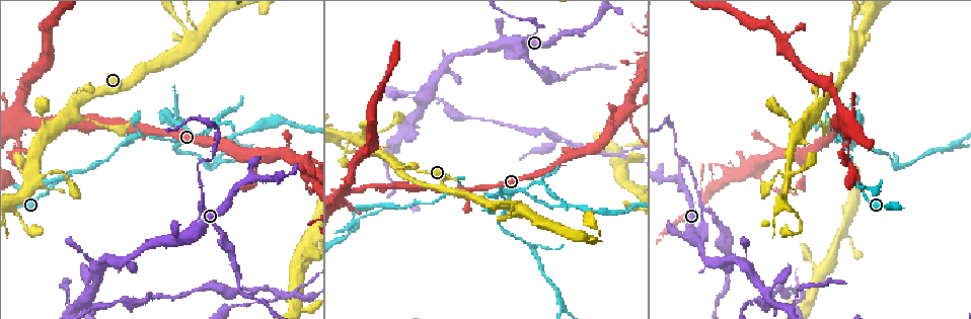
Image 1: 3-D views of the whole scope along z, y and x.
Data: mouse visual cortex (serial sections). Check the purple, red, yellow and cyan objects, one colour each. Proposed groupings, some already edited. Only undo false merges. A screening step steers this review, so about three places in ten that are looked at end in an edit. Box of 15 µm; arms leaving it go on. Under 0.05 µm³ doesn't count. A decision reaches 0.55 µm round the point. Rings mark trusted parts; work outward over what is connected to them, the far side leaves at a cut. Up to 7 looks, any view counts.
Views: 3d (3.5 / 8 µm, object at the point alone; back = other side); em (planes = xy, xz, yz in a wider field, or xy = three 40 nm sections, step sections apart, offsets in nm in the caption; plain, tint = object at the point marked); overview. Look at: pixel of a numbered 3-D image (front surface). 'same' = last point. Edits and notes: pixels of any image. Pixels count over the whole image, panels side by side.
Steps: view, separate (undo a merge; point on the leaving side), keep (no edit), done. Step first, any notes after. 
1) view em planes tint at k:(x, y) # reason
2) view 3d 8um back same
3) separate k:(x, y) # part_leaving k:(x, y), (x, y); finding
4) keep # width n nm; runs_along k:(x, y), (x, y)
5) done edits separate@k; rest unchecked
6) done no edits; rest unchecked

view 3d 8um at 1:(681, 177) # branch point

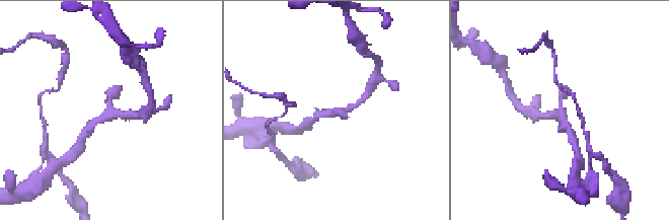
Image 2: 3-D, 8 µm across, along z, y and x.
view 3d 3.5um at 2:(333, 113)

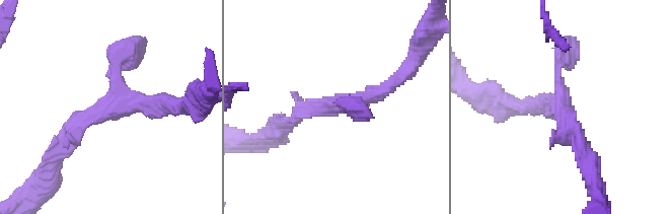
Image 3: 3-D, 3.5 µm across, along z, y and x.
view em xy step 3 tint at 3:(334, 104) # arms 3; arm_widths 200, 200, 250 nm

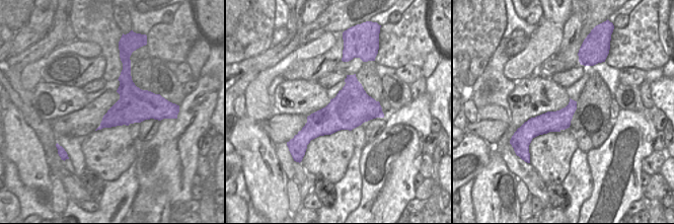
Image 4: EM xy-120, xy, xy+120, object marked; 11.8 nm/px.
keep # runs_along 4:(574, 103), (557, 121), (527, 129); all the same cell

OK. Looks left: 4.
view 3d 8um at 1:(61, 178) # a fork

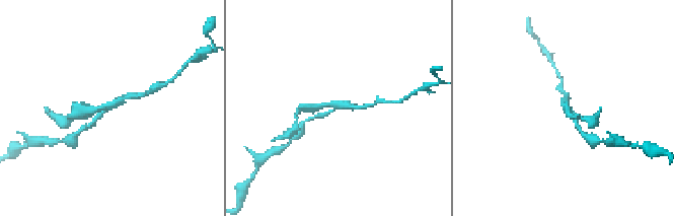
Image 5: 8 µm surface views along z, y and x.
view 3d 3.5um at 5:(336, 108) # closer look

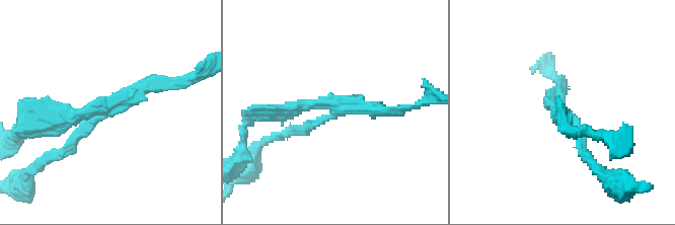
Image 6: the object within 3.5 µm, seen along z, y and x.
view em xy step 2 tint at 6:(108, 108) # shape alone is not enough

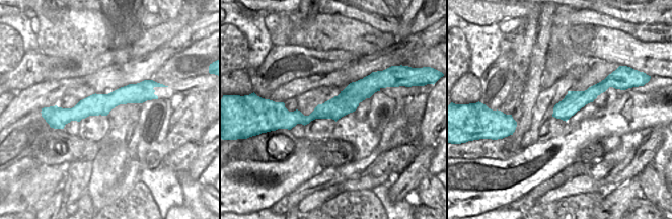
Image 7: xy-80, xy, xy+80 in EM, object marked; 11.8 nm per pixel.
separate 6:(298, 110) # arm_widths 150, 200, 200 nm; a second cell is stuck on

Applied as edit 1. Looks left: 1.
done edits separate@6; rest unchecked

